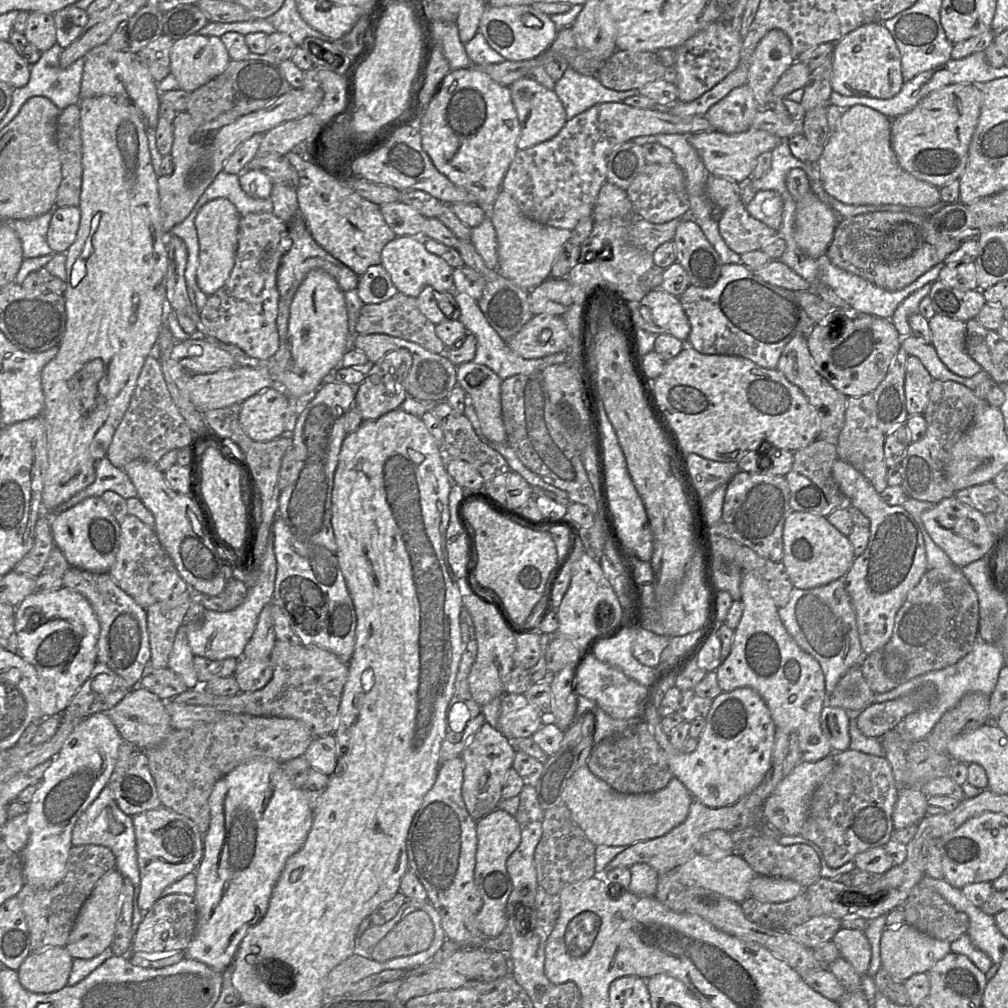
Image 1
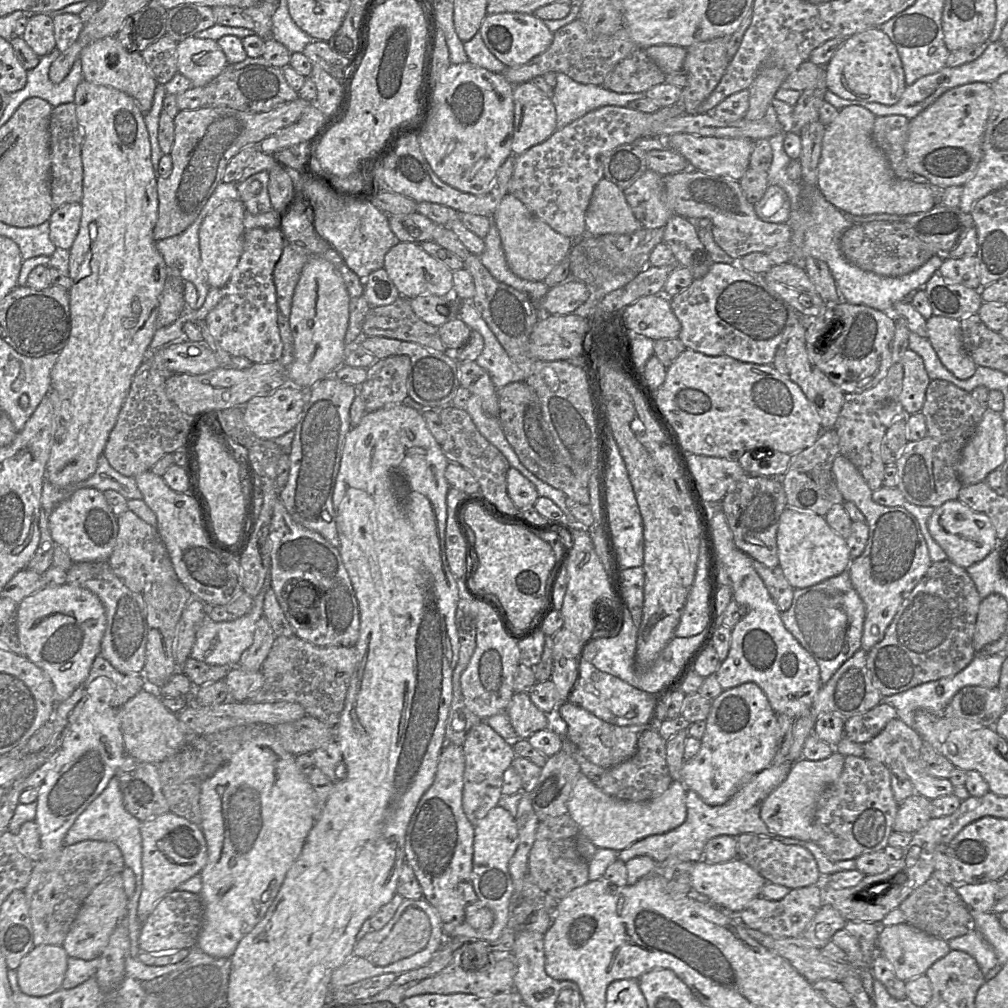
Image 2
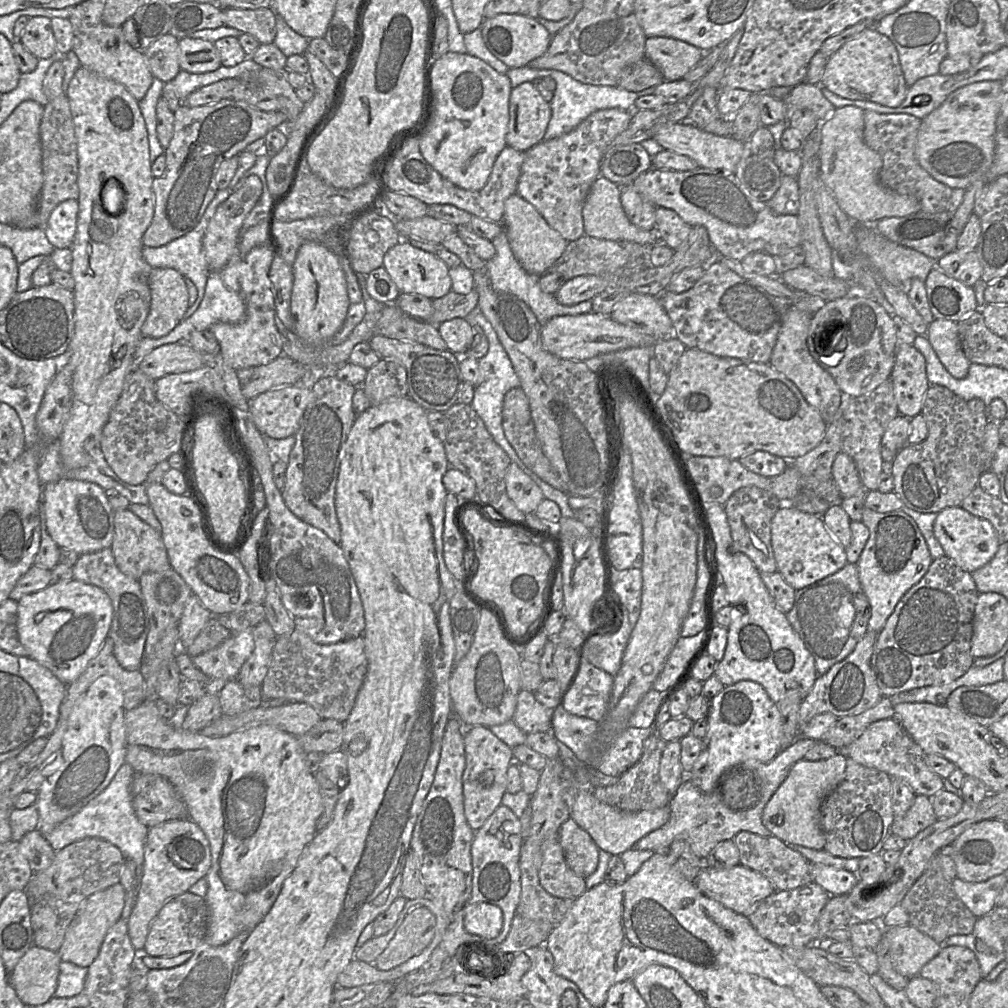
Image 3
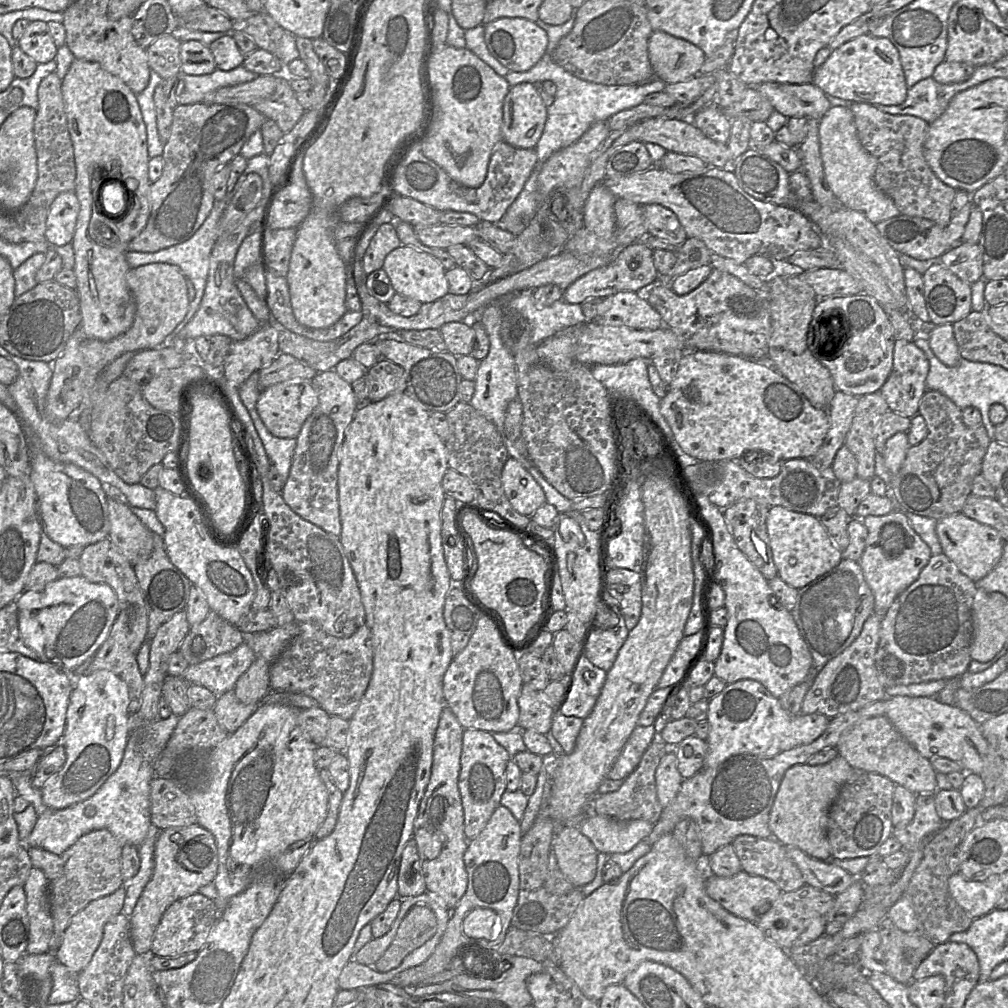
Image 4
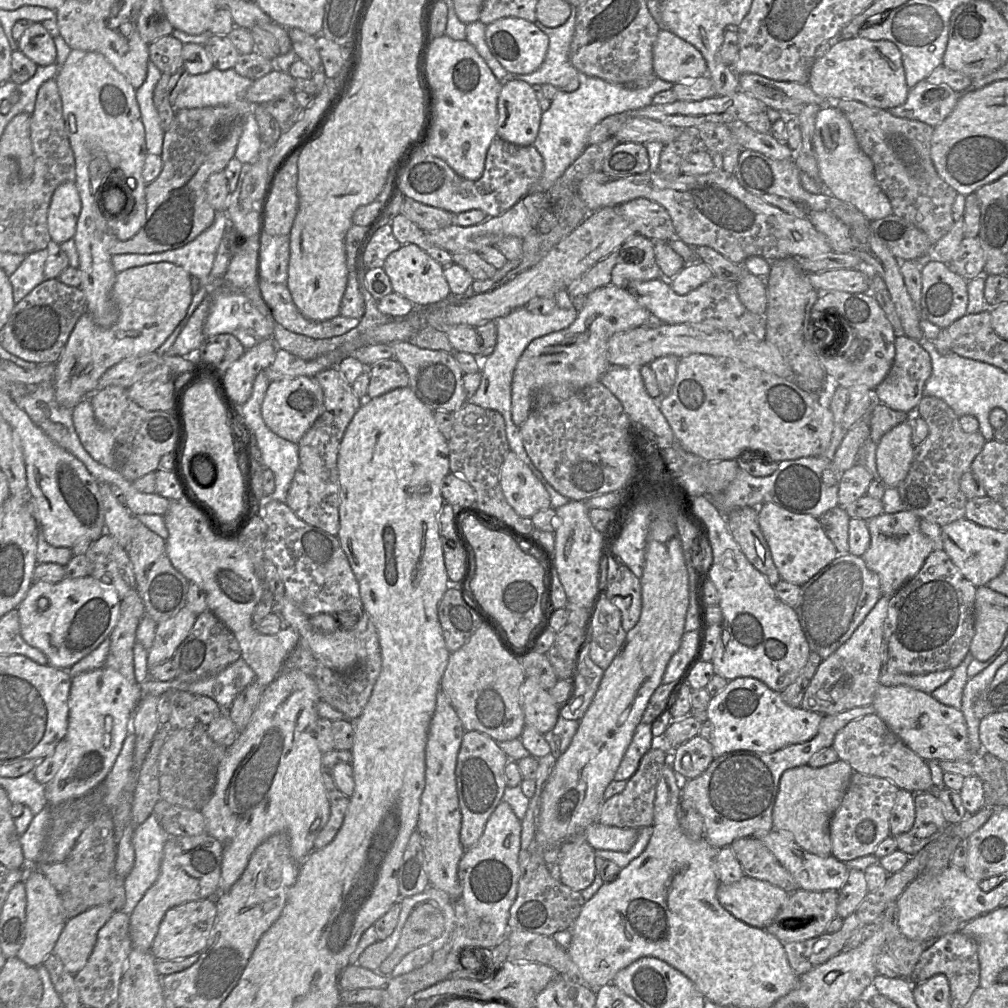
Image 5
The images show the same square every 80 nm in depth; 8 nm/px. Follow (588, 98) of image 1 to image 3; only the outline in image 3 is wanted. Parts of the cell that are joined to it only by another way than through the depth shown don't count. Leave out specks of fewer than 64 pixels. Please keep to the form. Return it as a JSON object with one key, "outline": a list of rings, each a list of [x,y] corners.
{"outline":[[[525,66],[508,69],[506,75],[511,80],[513,88],[524,82],[532,83],[535,79],[543,79],[545,77],[552,77],[556,81],[556,89],[550,102],[551,119],[542,141],[548,141],[570,132],[585,118],[598,110],[618,108],[625,111],[634,111],[634,103],[638,98],[654,93],[654,87],[644,89],[640,92],[631,92],[618,86],[585,84],[555,69],[538,69]]]}

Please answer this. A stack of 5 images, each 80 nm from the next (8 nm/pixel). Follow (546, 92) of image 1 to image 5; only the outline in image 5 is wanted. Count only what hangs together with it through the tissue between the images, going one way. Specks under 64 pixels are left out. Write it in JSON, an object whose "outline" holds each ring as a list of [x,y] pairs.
{"outline":[[[517,79],[505,82],[497,111],[497,137],[519,146],[533,145],[543,111],[530,84]]]}

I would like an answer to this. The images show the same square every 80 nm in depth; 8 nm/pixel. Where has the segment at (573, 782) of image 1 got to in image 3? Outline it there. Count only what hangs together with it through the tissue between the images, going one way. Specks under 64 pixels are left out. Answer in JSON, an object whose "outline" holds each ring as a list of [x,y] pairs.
{"outline":[[[580,788],[572,798],[570,818],[589,833],[600,849],[612,855],[620,855],[633,848],[644,836],[667,823],[670,814],[669,803],[655,810],[625,812],[597,799],[592,788]]]}

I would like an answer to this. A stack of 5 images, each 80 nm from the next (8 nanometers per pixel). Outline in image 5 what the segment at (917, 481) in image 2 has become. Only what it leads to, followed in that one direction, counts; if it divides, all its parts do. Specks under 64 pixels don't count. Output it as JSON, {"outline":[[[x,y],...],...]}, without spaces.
{"outline":[[[923,396],[916,407],[916,415],[926,422],[928,435],[920,445],[914,447],[909,472],[896,489],[906,510],[943,527],[965,517],[968,499],[960,489],[960,479],[970,471],[973,460],[986,440],[979,431],[964,432],[959,416],[937,397]]]}

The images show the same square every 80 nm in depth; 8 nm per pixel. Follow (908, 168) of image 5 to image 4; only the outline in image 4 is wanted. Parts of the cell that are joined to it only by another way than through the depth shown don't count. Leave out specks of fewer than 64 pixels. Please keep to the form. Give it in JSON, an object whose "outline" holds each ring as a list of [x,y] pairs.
{"outline":[[[867,103],[849,106],[860,143],[877,159],[874,180],[877,187],[889,196],[901,215],[931,220],[946,228],[951,220],[951,205],[956,190],[943,183],[927,164],[923,146],[929,124],[910,115],[891,115]]]}

